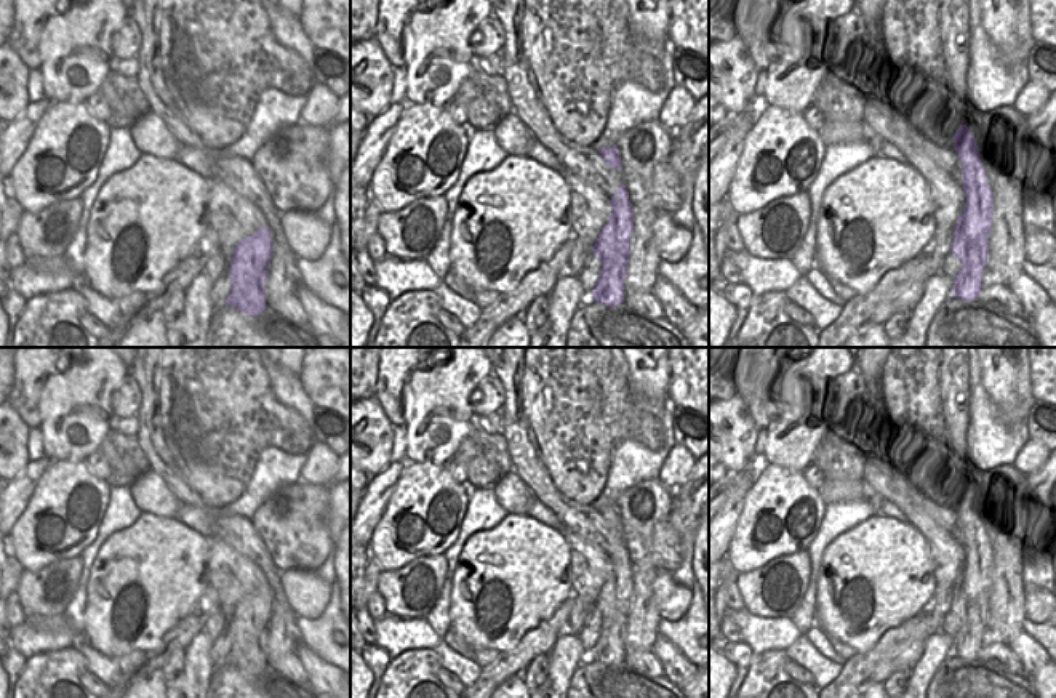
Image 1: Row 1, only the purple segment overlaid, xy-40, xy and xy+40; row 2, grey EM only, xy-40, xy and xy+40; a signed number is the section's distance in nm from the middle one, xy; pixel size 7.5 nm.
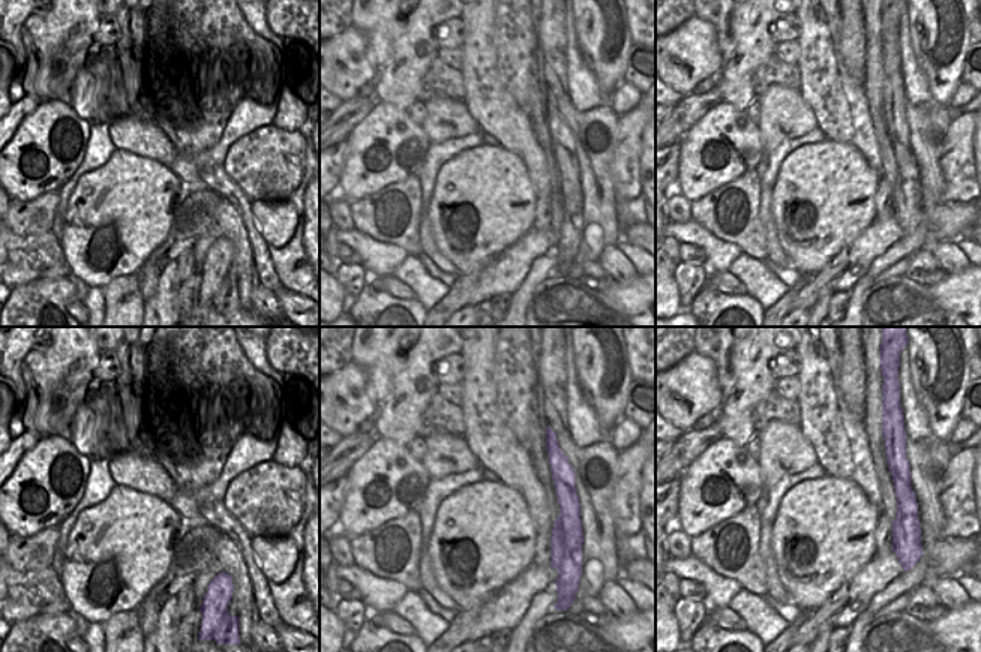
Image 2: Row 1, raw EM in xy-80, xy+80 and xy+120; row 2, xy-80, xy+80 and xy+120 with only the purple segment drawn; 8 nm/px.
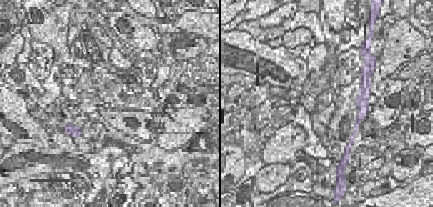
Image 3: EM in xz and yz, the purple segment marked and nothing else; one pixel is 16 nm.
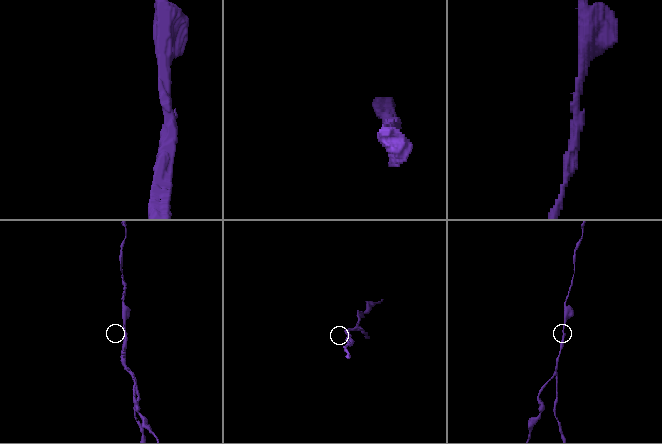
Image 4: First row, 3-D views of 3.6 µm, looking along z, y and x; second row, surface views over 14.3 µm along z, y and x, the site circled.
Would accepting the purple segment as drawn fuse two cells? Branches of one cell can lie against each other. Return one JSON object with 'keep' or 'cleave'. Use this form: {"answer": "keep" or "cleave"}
{"answer": "cleave"}

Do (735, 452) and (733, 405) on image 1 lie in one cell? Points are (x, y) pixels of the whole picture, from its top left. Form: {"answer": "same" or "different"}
{"answer": "same"}

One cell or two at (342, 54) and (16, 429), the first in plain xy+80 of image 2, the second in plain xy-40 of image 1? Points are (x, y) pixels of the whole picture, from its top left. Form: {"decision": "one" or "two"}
{"decision": "one"}

